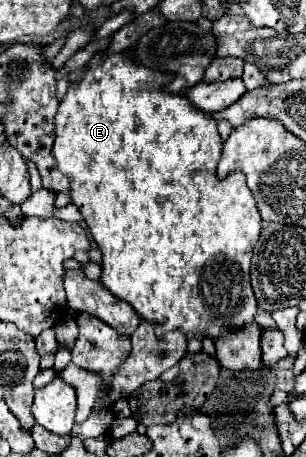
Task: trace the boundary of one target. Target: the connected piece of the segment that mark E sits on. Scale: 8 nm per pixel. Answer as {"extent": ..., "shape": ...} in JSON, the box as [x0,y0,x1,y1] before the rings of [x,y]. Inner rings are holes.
{"extent":[53,51,261,339],"shape":[[[99,51],[95,57],[91,57],[85,75],[69,83],[69,89],[59,105],[57,117],[55,117],[55,143],[53,143],[53,157],[57,161],[57,167],[61,173],[69,177],[71,183],[71,201],[79,207],[79,211],[85,217],[85,223],[89,227],[89,233],[93,235],[95,243],[99,245],[103,253],[103,273],[101,283],[115,295],[125,299],[143,319],[157,323],[157,337],[171,329],[181,329],[185,335],[207,335],[215,339],[221,329],[235,329],[245,323],[251,323],[257,313],[257,301],[249,283],[249,261],[251,251],[255,247],[255,241],[261,235],[261,215],[257,209],[257,203],[253,199],[253,193],[249,191],[245,183],[243,173],[231,173],[223,179],[215,175],[217,161],[221,157],[223,141],[217,131],[217,123],[211,115],[197,109],[187,97],[181,93],[169,93],[163,87],[173,79],[171,73],[149,69],[145,65],[139,65],[133,61],[129,51],[121,51],[109,57],[103,57],[105,53]]]}

